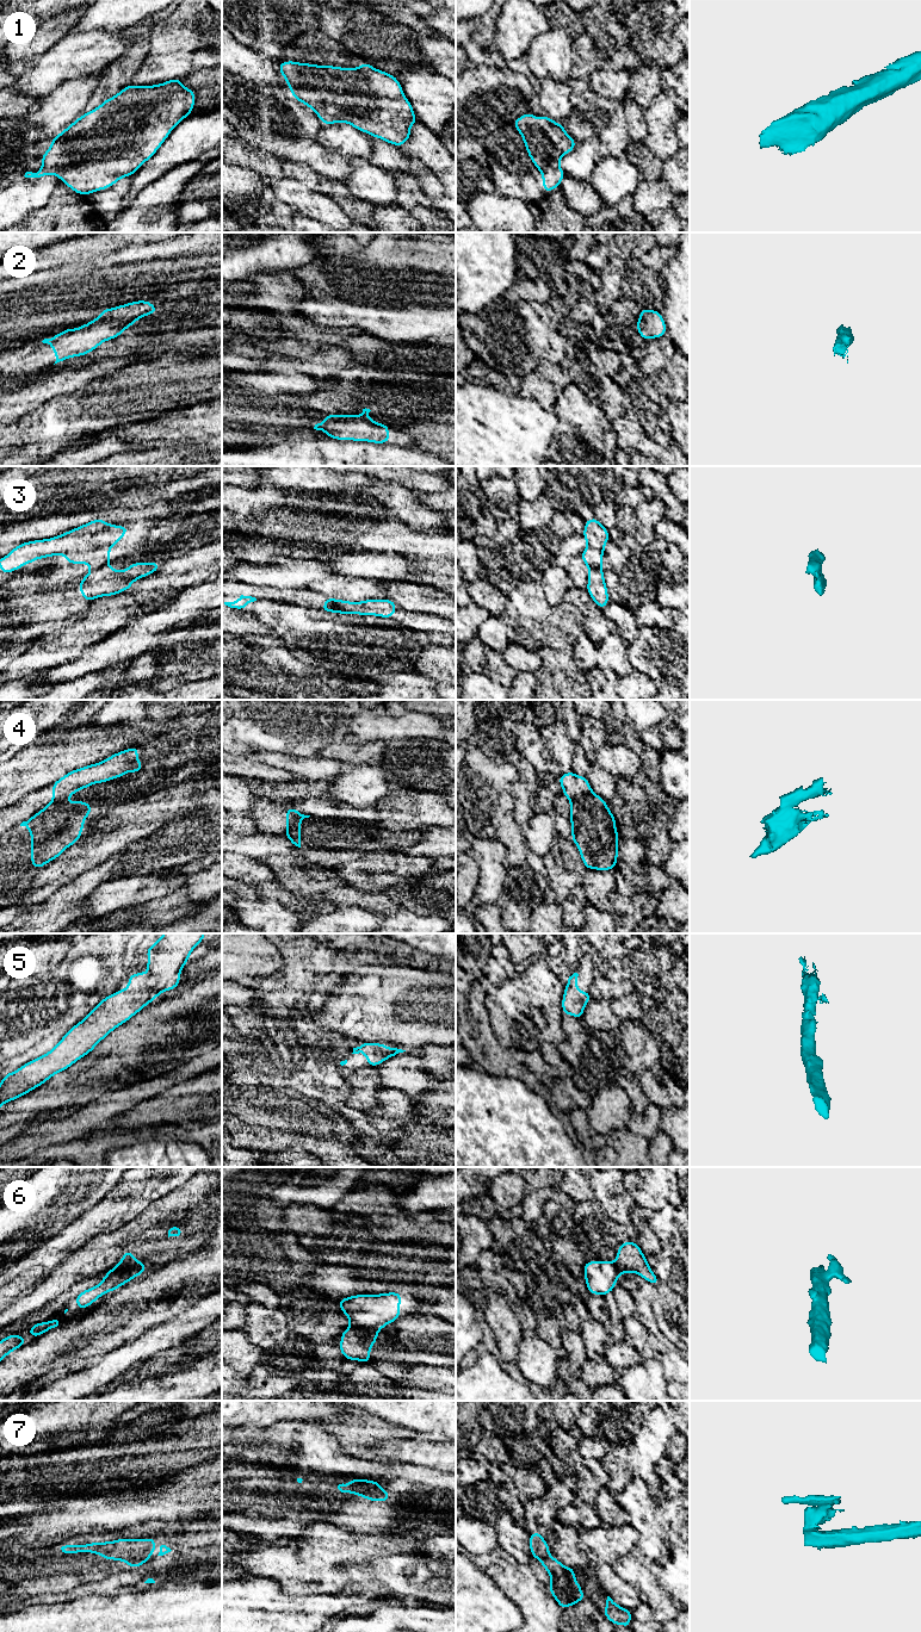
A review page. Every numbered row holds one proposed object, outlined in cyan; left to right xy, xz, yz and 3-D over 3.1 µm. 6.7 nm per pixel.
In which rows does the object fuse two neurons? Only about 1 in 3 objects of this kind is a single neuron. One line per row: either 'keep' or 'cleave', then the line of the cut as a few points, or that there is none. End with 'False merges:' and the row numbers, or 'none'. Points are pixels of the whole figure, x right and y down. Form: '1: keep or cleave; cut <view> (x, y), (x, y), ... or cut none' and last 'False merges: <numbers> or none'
1: keep; cut none
2: keep; cut none
3: keep; cut none
4: cleave; cut yz (591, 790), (572, 801)
5: keep; cut none
6: cleave; cut xy (136, 1260), (130, 1267), (110, 1271)
7: cleave; cut xy (148, 1558), (134, 1558), (127, 1563)
False merges: 4, 6, 7

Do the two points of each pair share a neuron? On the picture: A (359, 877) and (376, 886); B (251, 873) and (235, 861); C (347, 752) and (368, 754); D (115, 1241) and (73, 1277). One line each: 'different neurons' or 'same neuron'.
A: same neuron
B: same neuron
C: same neuron
D: same neuron

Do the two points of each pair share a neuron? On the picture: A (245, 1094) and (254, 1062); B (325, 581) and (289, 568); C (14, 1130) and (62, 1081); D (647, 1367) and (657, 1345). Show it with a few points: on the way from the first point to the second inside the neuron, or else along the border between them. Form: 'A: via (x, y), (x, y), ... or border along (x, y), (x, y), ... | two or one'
A: border along (234, 1085), (257, 1085), (259, 1087) | two
B: border along (326, 564), (320, 570), (320, 576), (306, 588) | two
C: border along (37, 1121), (16, 1122), (12, 1124) | two
D: border along (649, 1357), (661, 1364), (667, 1382) | two

